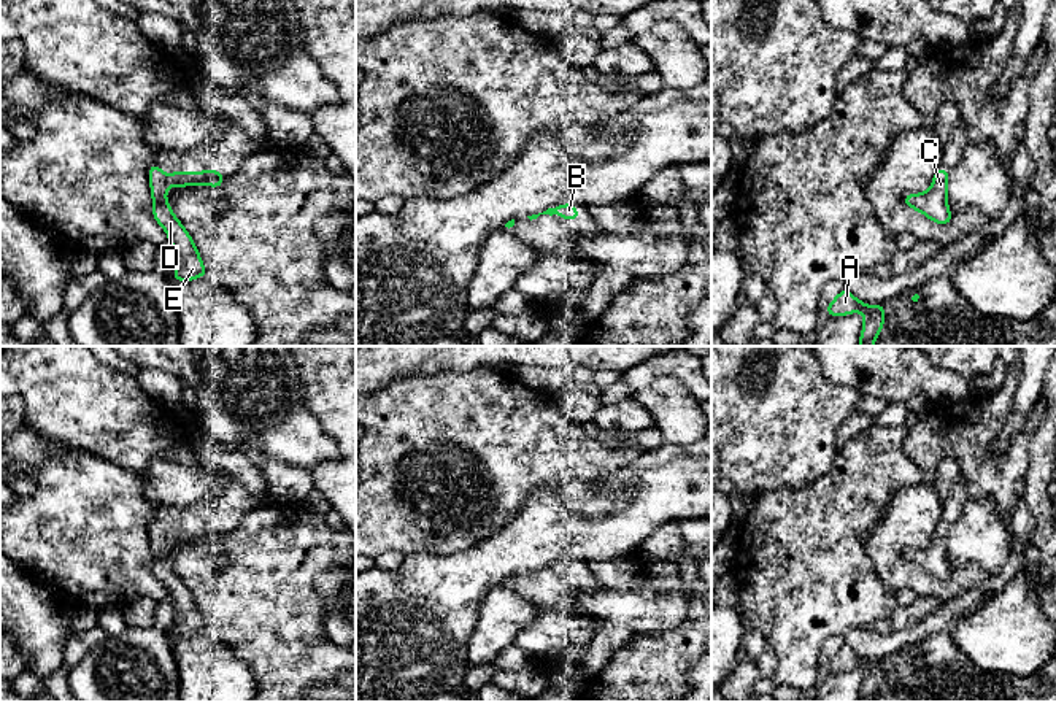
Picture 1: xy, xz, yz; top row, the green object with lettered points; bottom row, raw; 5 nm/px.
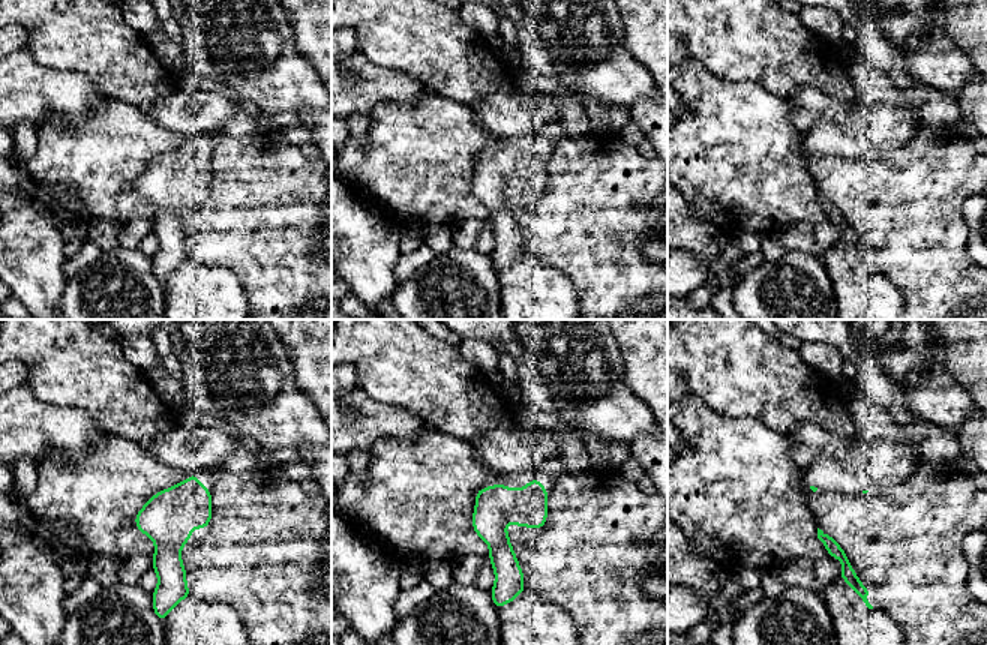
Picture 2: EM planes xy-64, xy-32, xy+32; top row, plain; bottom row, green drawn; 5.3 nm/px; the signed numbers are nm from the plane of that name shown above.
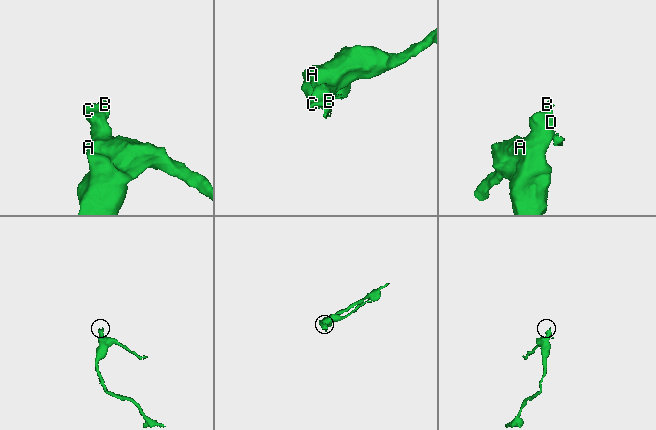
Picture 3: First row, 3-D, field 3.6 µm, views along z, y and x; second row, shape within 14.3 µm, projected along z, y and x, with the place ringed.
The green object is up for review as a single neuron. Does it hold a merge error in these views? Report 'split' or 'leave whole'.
leave whole

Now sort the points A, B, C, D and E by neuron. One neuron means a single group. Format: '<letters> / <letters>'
A B C D E

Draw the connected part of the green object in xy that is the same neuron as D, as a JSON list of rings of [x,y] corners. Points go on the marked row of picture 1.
[[[154,162],[149,167],[149,184],[152,197],[152,216],[159,226],[167,232],[168,243],[176,253],[176,268],[173,278],[178,281],[192,281],[198,276],[208,278],[203,260],[197,251],[192,237],[187,233],[184,226],[173,214],[172,206],[167,203],[167,187],[168,186],[211,186],[221,187],[224,183],[224,175],[219,170],[205,172],[178,172],[165,175],[159,165]]]

